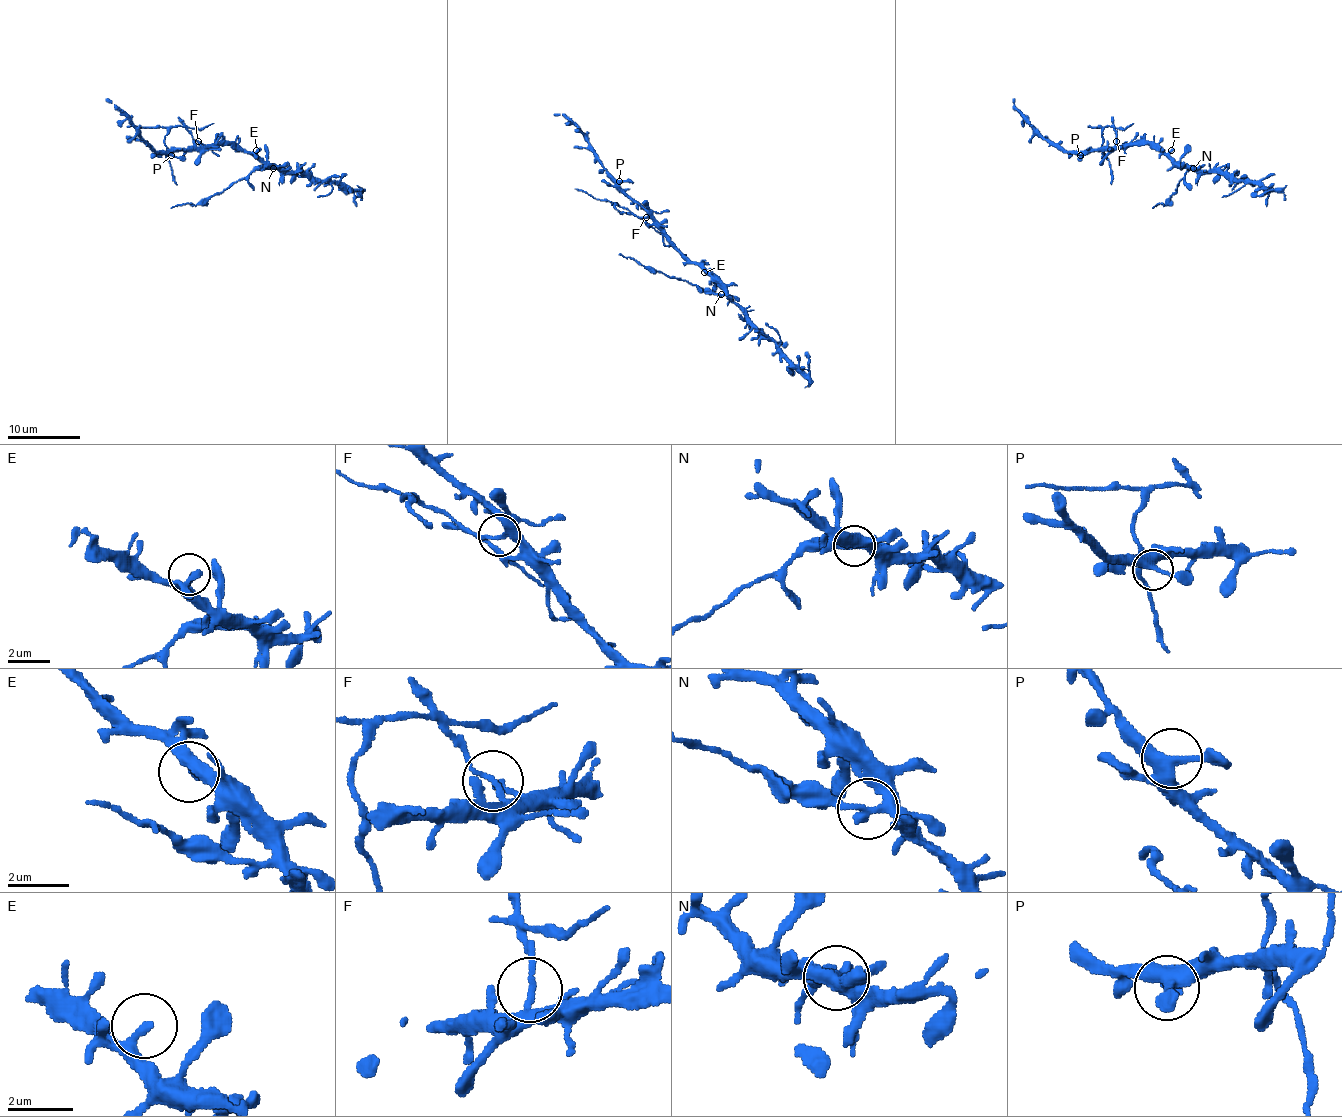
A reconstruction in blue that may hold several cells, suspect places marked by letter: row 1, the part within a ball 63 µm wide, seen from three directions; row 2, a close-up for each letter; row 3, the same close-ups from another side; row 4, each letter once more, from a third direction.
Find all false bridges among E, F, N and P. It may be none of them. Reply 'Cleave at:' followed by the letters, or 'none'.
Cleave at: F, N

